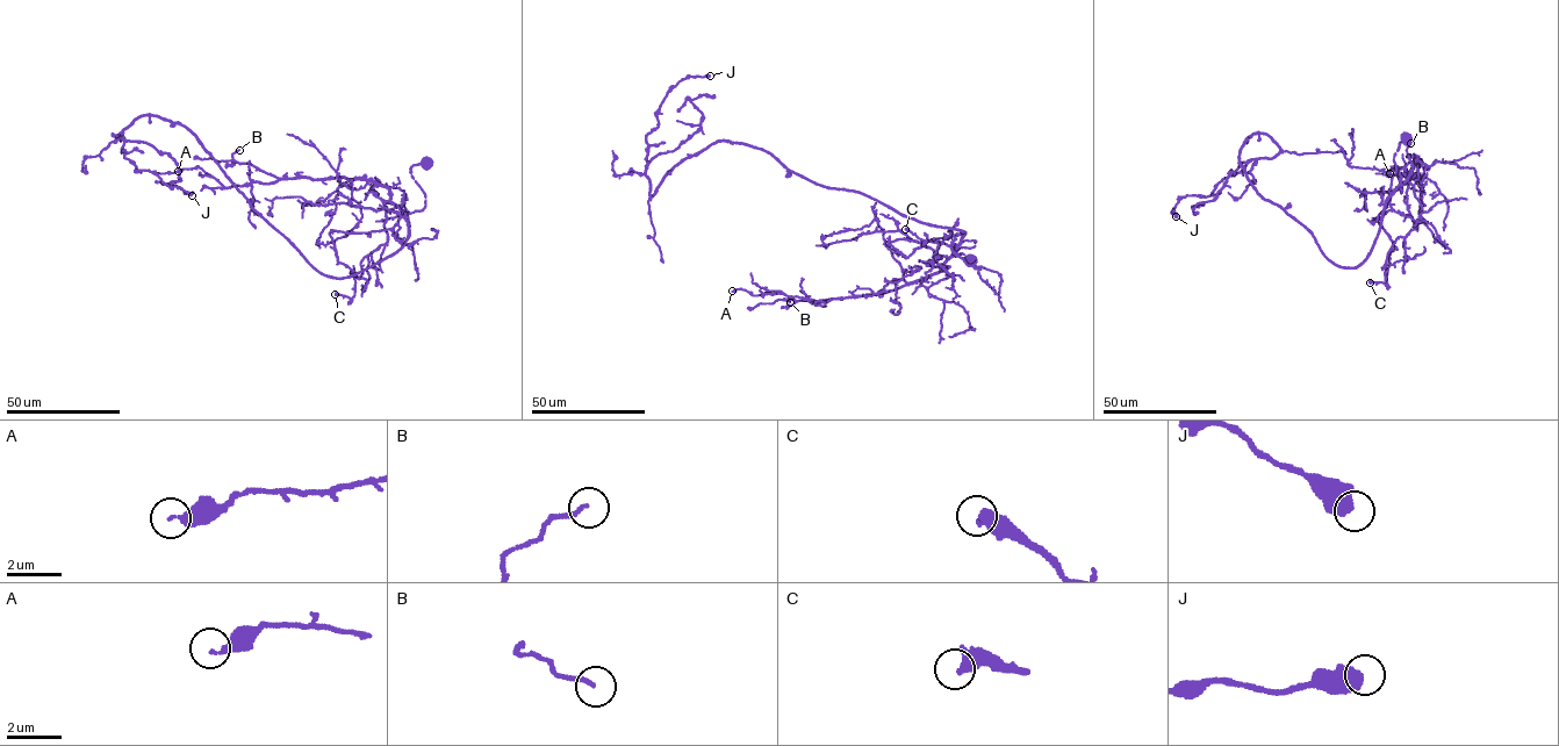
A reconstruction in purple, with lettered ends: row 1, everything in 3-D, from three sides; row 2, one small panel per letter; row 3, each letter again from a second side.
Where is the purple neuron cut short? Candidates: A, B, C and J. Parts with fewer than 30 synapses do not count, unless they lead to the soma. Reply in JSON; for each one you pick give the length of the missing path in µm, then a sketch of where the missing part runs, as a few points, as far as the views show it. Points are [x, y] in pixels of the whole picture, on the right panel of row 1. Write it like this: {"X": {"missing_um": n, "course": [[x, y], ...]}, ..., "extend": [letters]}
{"extend": []}

